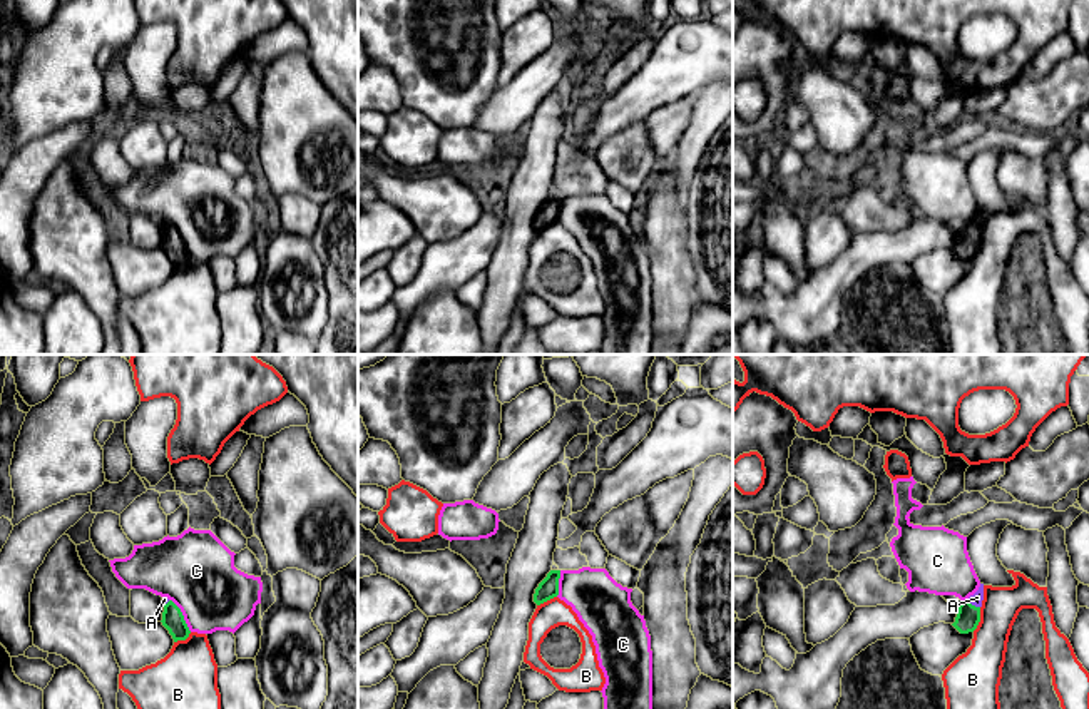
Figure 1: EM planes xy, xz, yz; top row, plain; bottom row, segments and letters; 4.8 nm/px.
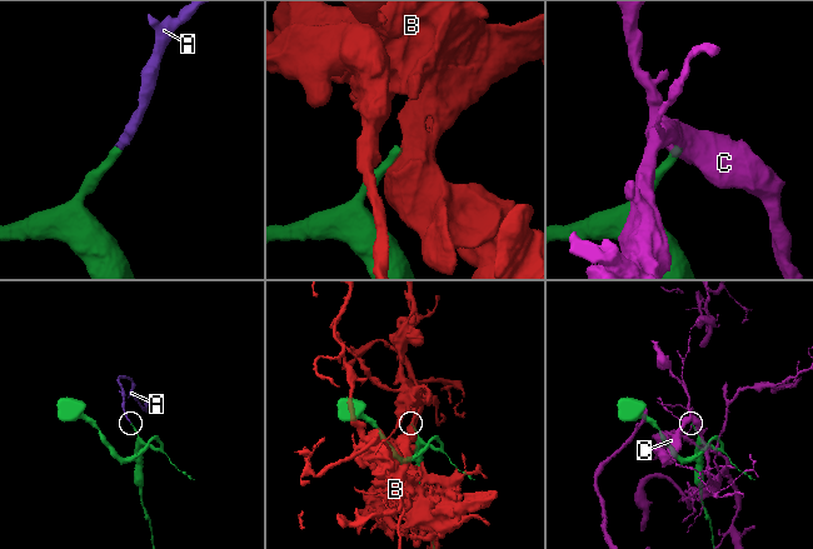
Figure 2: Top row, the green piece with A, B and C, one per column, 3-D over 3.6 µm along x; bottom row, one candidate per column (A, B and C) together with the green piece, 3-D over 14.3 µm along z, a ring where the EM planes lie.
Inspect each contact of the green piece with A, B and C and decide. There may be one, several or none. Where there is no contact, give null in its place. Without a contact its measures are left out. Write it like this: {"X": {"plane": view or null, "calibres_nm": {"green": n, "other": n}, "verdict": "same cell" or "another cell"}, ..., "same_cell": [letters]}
{"A": {"plane": "yz", "calibres_nm": {"green": 120, "other": 60}, "verdict": "same cell"}, "B": {"plane": "yz", "calibres_nm": {"green": 120, "other": 220}, "verdict": "another cell"}, "C": {"plane": "xy", "calibres_nm": {"green": 110, "other": 380}, "verdict": "another cell"}, "same_cell": ["A"]}

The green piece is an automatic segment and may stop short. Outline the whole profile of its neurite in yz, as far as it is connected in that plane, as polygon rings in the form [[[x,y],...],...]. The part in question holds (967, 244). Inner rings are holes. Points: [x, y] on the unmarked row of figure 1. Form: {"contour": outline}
{"contour": [[[984,209],[967,226],[962,226],[955,247],[952,249],[960,259],[974,258],[980,247],[980,232],[984,226]]]}

